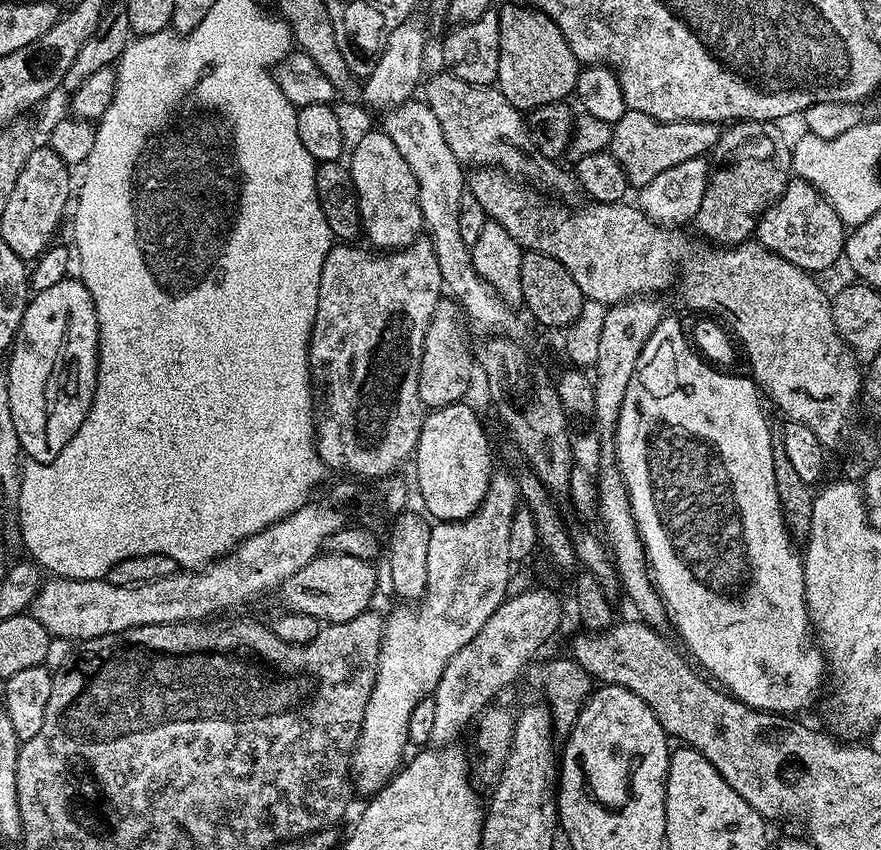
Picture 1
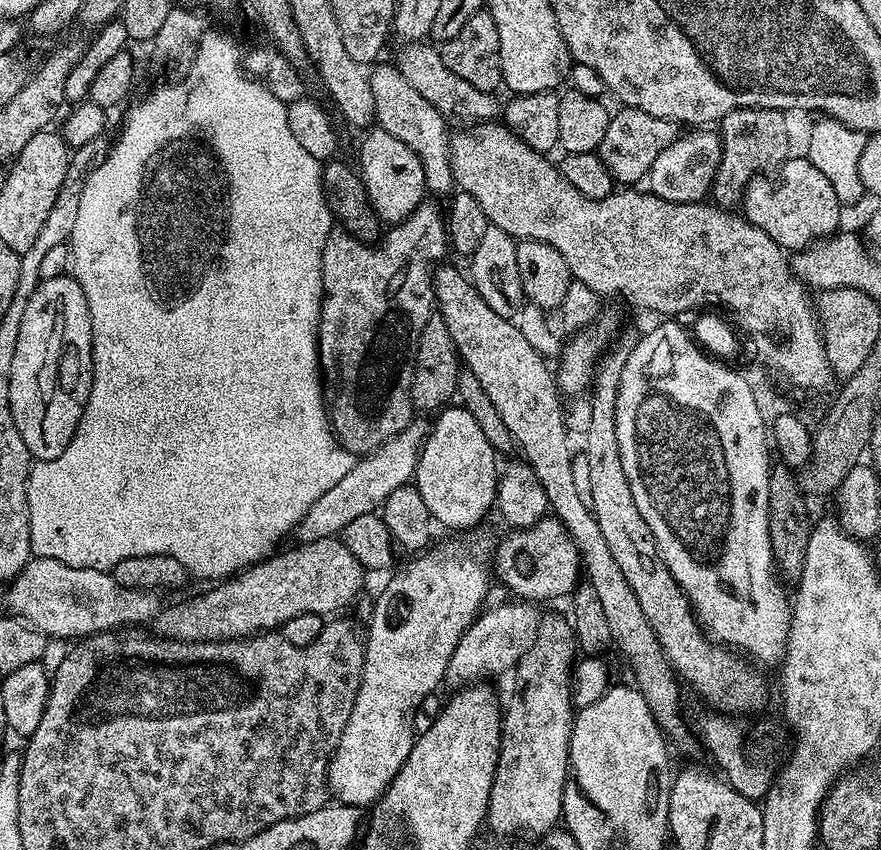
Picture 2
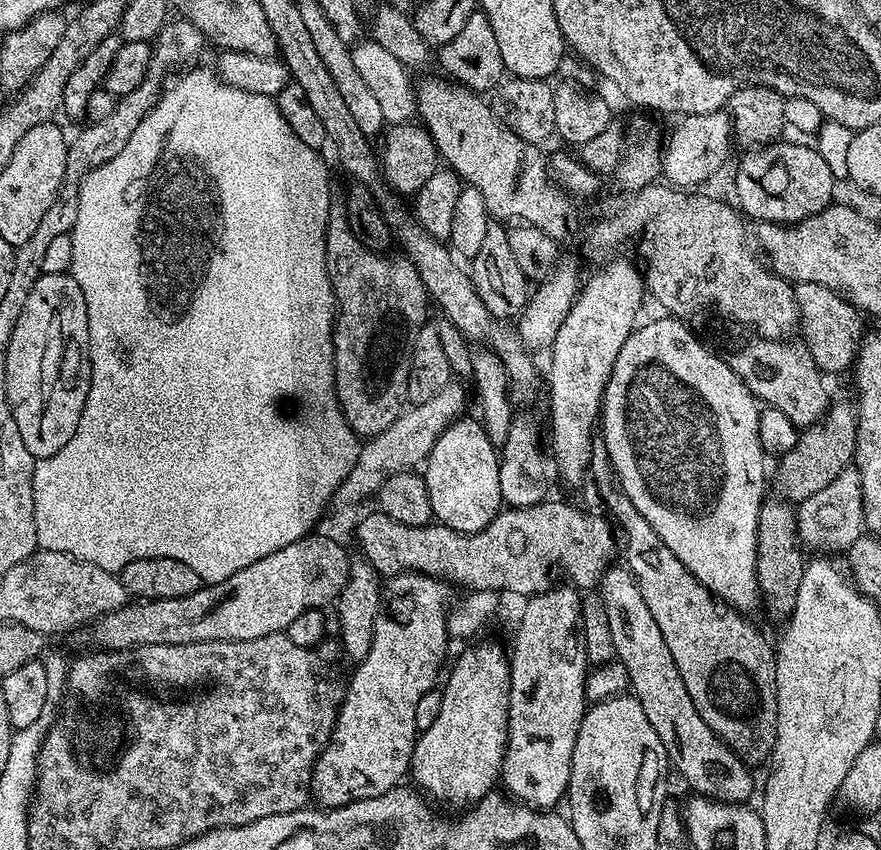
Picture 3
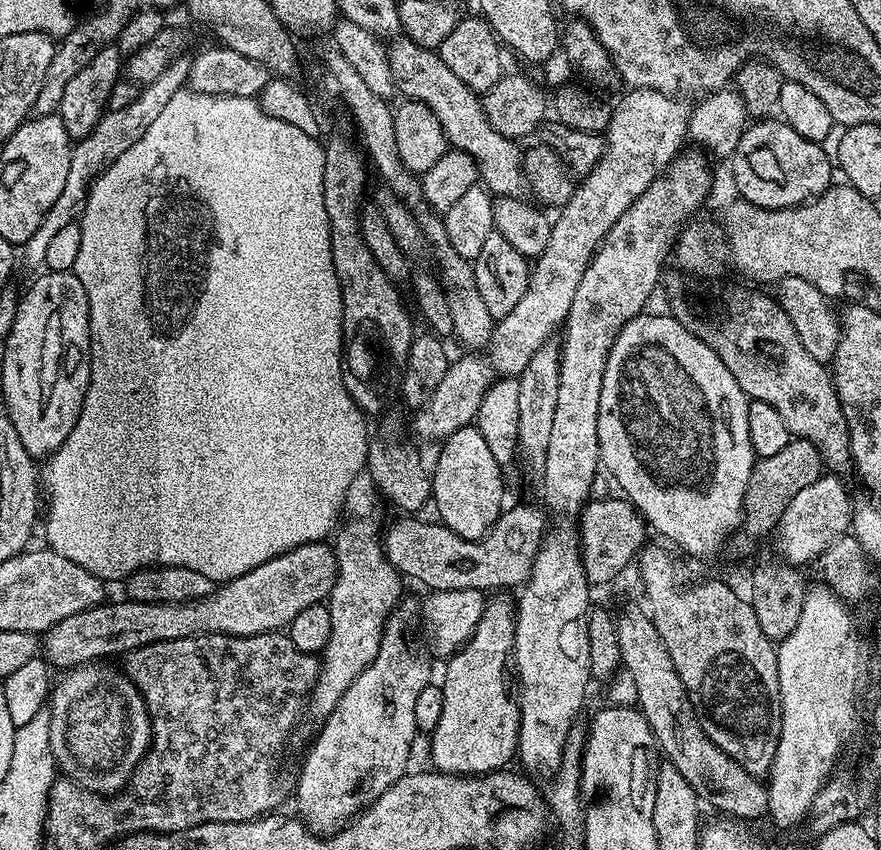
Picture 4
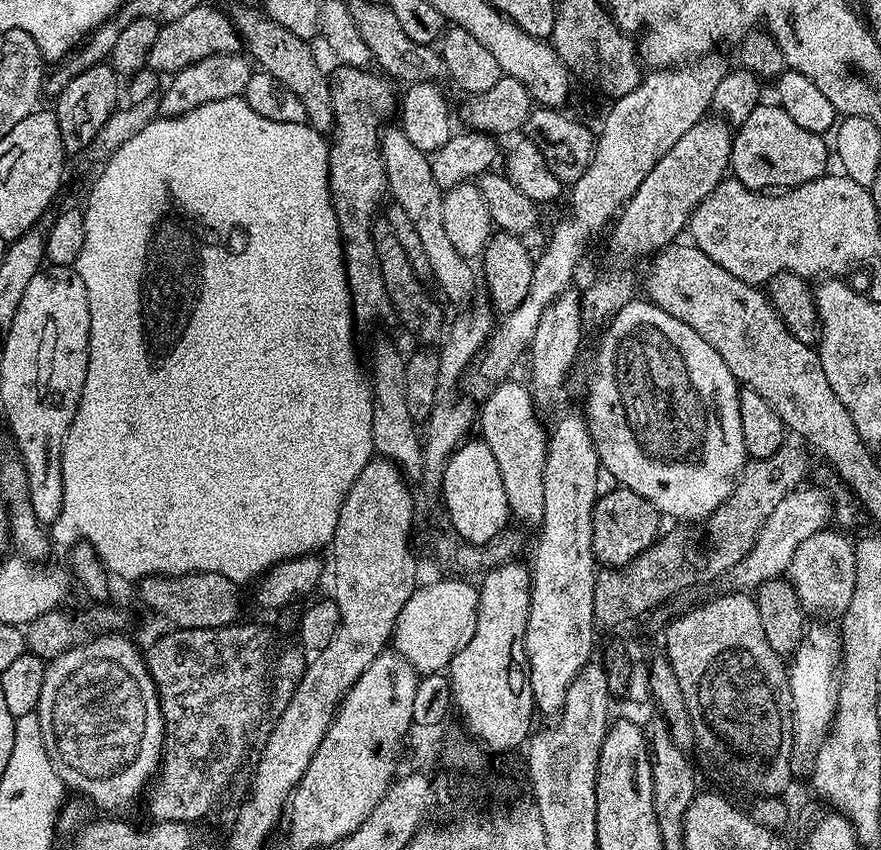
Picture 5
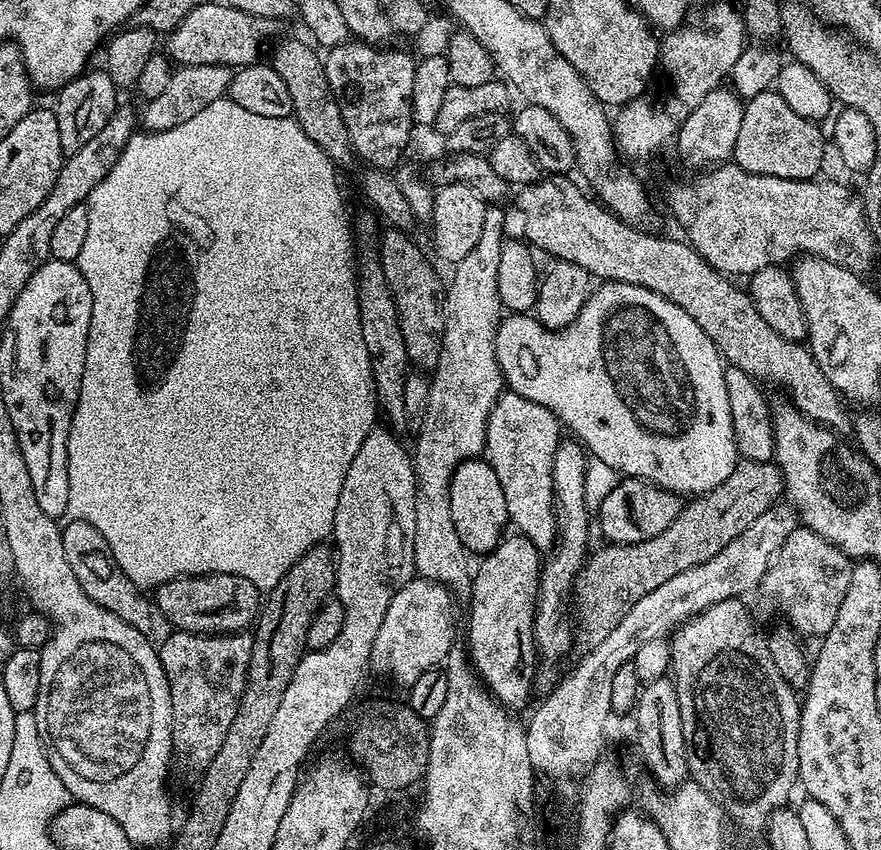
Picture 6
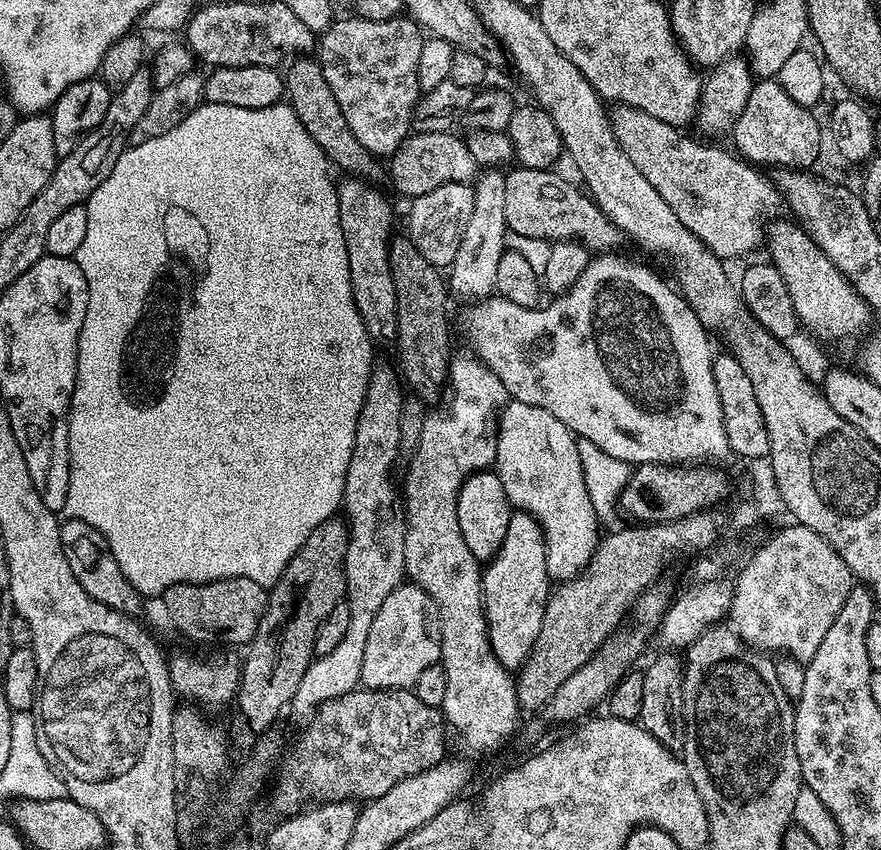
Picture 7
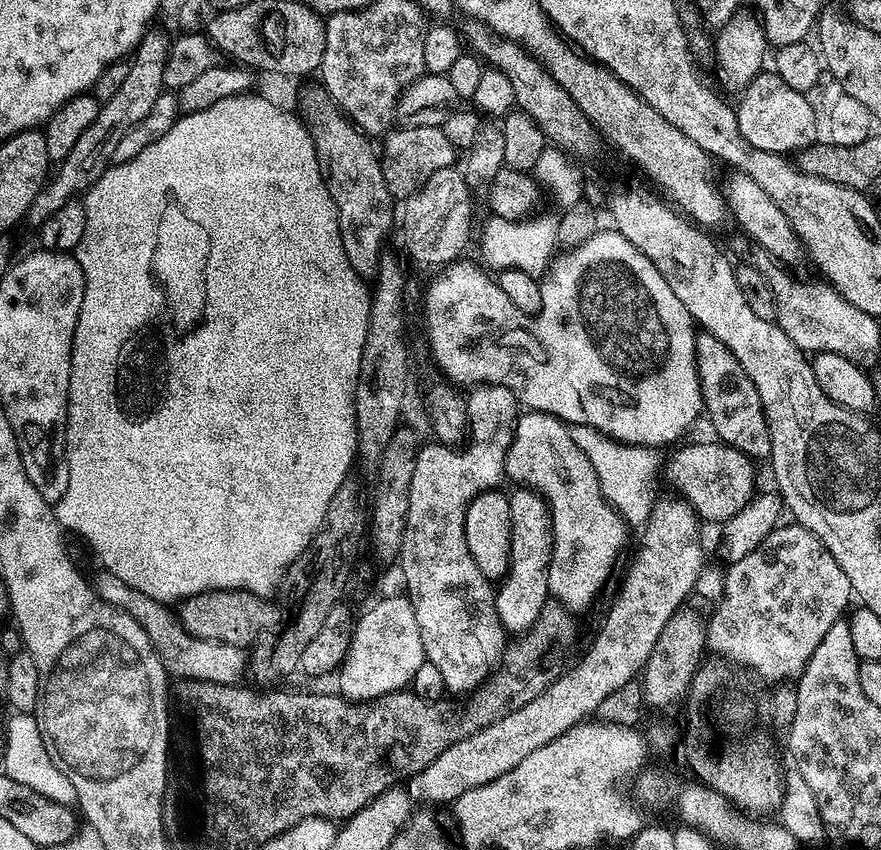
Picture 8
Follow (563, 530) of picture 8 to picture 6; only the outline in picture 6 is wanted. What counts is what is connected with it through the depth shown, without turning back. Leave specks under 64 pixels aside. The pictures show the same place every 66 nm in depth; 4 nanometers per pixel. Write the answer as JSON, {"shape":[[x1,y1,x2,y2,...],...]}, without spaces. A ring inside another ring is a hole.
{"shape":[[508,390,501,393,491,408,487,420,486,458,502,485,511,525,541,550,551,549,558,540,553,462,561,439,562,428,556,416,517,392]]}

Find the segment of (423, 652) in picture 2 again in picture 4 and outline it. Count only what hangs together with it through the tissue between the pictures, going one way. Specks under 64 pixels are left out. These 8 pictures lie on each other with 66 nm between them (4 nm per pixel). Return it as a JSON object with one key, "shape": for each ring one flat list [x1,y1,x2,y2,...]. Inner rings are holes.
{"shape":[[397,607,395,613,388,617,388,623,384,626,380,649,374,658,374,662,370,662,370,666,366,666,366,670,362,670,362,674,358,674,358,678,354,678,350,690,346,690,346,694,342,694,342,698,338,698,338,706,334,706,332,713,319,725,320,733,317,734,316,741,313,742,312,749,309,750,308,757,305,758,304,765,300,768,300,781,296,784,296,800,300,803,301,812,299,815,307,824,308,829,314,833,331,834,340,831,353,816,357,816,359,812,369,808,382,794,386,794,386,790,390,790,390,786,394,786,394,782,398,782,409,771,408,759,412,756,412,739,417,739,418,736,414,722,414,701,418,699,418,694,422,694,424,687,430,683,430,676,428,676,427,658,415,656,412,653,411,646,408,645,408,636,404,631,408,628,408,619,411,618,412,612,404,607]]}

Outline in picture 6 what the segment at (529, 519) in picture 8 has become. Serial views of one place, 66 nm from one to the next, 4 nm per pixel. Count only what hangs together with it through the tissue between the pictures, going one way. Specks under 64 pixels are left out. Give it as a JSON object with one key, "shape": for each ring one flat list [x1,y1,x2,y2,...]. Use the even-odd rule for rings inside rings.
{"shape":[[508,534,501,540,493,552,487,553,480,565,475,565,470,581,472,613,468,616,470,636,466,646,470,653,470,662,480,677,485,689,488,689,503,707,517,710,528,700,532,692,532,679,536,676,536,606,540,598,540,569,542,552,532,540,521,534]]}

